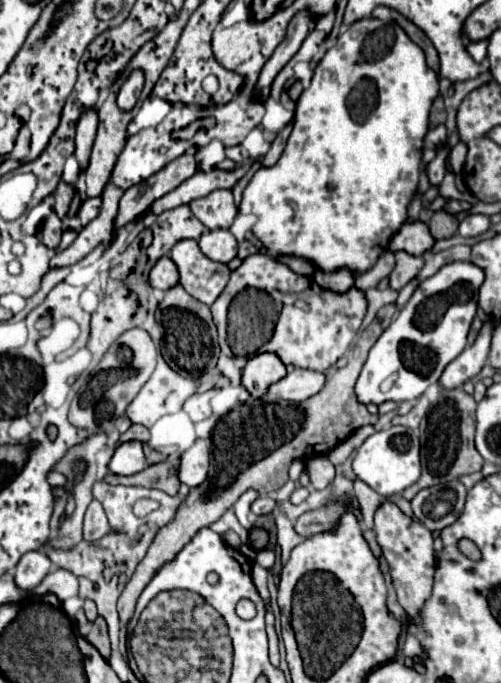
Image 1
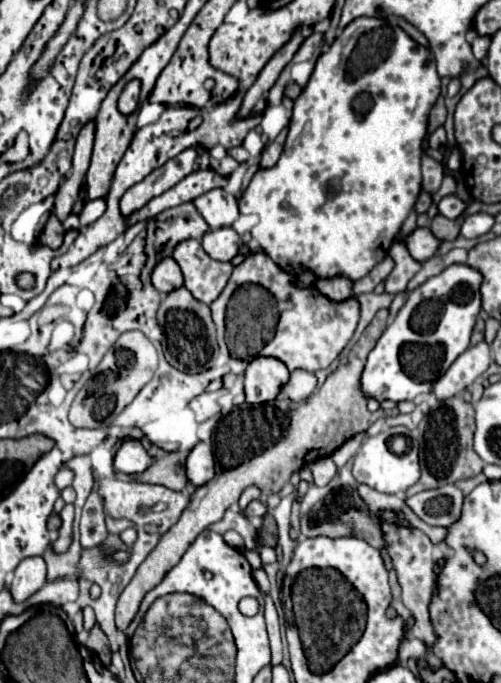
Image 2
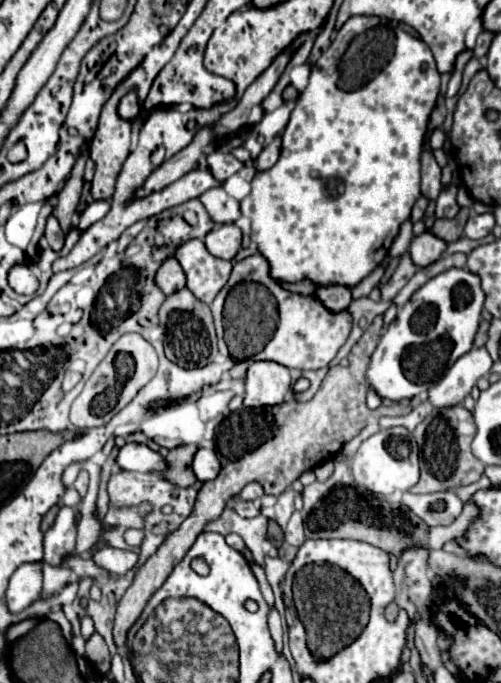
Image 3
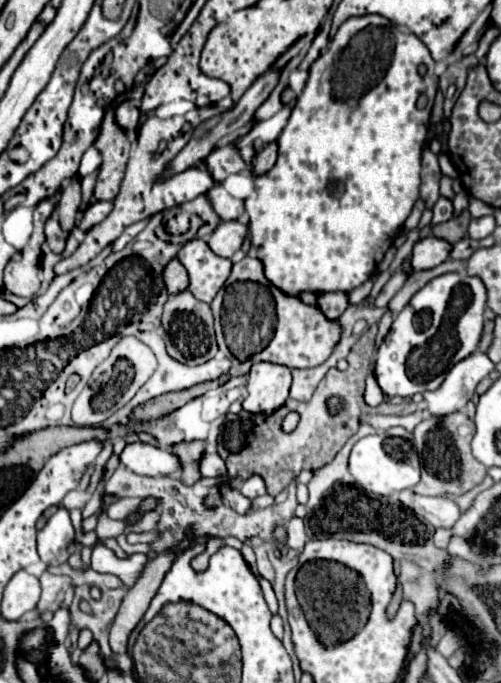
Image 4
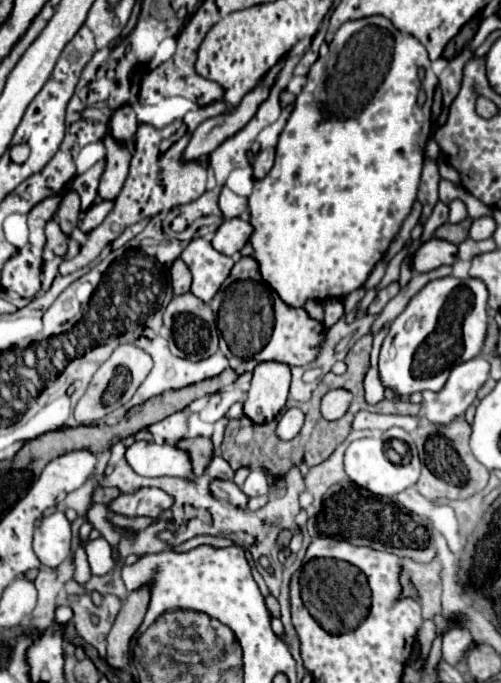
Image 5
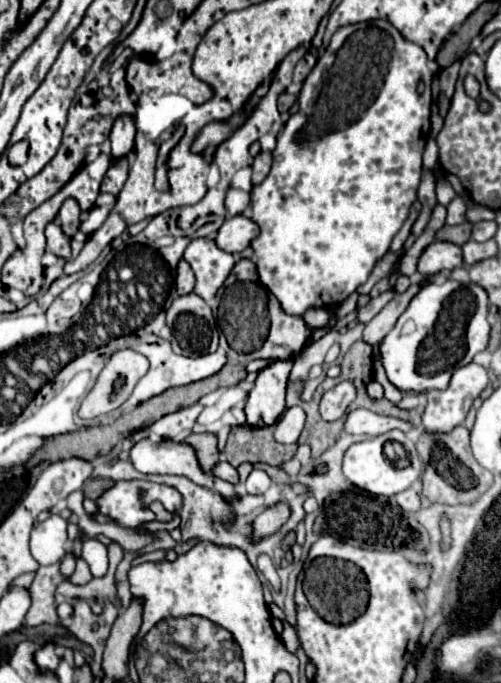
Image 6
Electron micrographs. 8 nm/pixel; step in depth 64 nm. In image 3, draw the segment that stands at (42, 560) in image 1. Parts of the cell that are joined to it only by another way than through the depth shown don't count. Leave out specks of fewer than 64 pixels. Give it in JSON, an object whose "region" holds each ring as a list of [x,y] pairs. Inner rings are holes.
{"region":[[[22,564],[10,578],[4,602],[10,614],[20,614],[40,598],[42,572],[36,564]]]}

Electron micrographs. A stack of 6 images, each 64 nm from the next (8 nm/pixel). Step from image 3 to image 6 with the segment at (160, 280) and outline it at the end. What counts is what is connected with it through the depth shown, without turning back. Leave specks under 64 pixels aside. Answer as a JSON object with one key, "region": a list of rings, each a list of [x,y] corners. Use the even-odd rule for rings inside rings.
{"region":[[[180,260],[178,264],[178,276],[176,276],[176,290],[180,296],[190,294],[194,290],[194,272],[186,260]]]}

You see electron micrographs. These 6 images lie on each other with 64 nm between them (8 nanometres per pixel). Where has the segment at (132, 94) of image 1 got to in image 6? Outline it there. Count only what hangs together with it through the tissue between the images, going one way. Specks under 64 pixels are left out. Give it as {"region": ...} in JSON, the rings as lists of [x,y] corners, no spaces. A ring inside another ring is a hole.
{"region":[[[120,116],[110,132],[110,156],[112,160],[120,160],[128,156],[134,148],[134,120],[130,116]]]}

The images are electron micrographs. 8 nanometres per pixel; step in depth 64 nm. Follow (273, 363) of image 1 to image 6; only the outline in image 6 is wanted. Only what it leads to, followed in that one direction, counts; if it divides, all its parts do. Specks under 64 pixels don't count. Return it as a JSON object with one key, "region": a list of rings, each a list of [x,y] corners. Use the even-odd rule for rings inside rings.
{"region":[[[294,358],[278,360],[264,368],[246,402],[246,423],[252,428],[272,426],[284,412],[286,382]]]}

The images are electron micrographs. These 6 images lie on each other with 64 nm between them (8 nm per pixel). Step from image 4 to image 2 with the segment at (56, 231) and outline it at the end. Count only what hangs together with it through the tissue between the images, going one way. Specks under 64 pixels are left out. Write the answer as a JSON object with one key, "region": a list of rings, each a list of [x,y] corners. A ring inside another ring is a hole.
{"region":[[[50,214],[48,224],[46,224],[46,228],[44,228],[44,242],[46,242],[46,246],[50,246],[52,250],[58,250],[60,244],[62,244],[62,238],[64,238],[64,228],[62,228],[60,220],[58,220],[54,214]]]}

